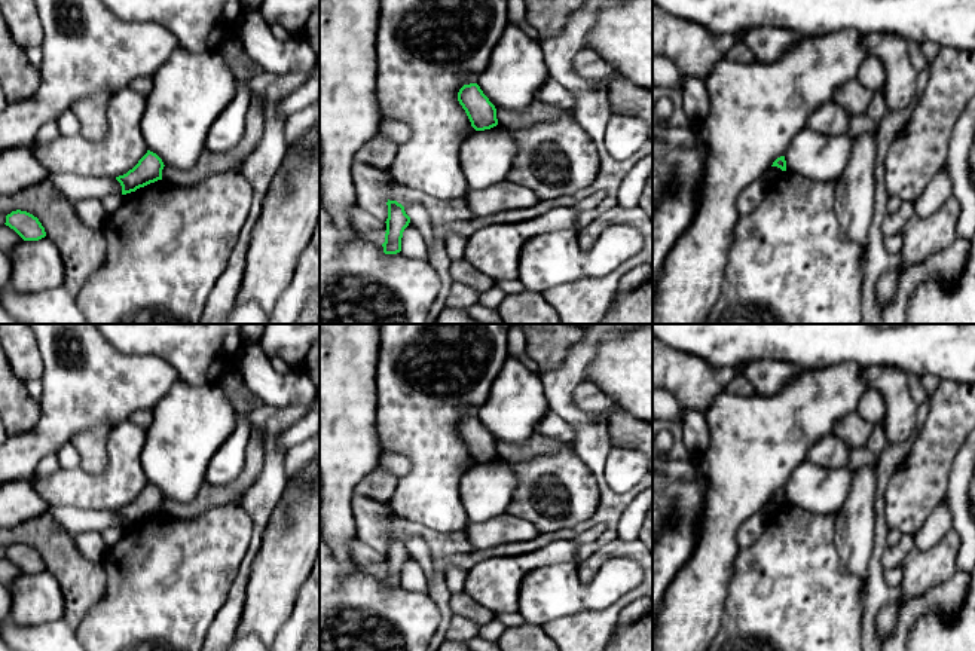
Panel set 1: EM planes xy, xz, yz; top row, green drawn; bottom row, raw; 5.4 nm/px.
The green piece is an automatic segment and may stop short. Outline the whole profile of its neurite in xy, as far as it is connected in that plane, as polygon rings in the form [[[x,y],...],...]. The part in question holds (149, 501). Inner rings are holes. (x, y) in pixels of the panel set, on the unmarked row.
[[[147,483],[147,486],[132,502],[123,508],[116,510],[122,519],[122,528],[135,525],[140,520],[162,513],[163,499],[165,498],[162,492],[156,486]]]

